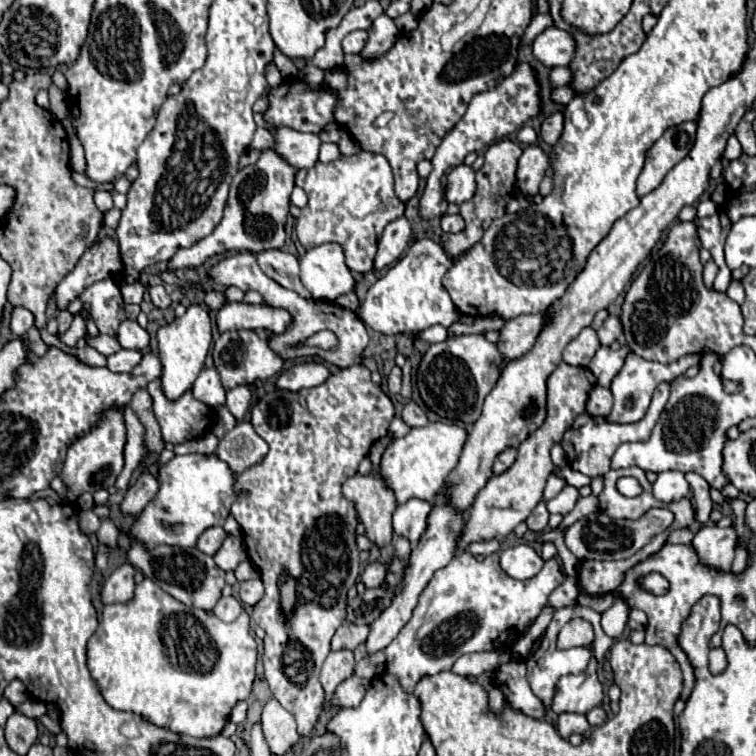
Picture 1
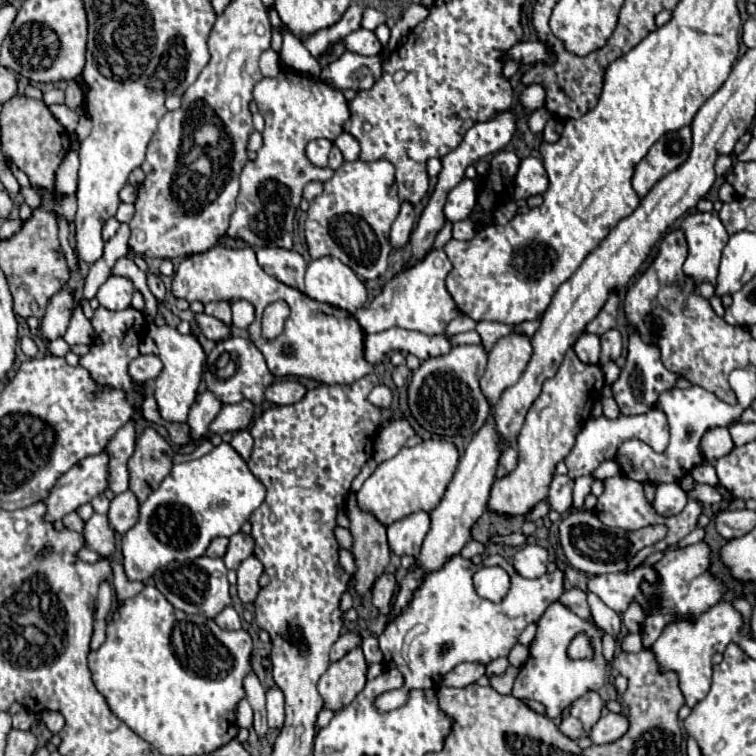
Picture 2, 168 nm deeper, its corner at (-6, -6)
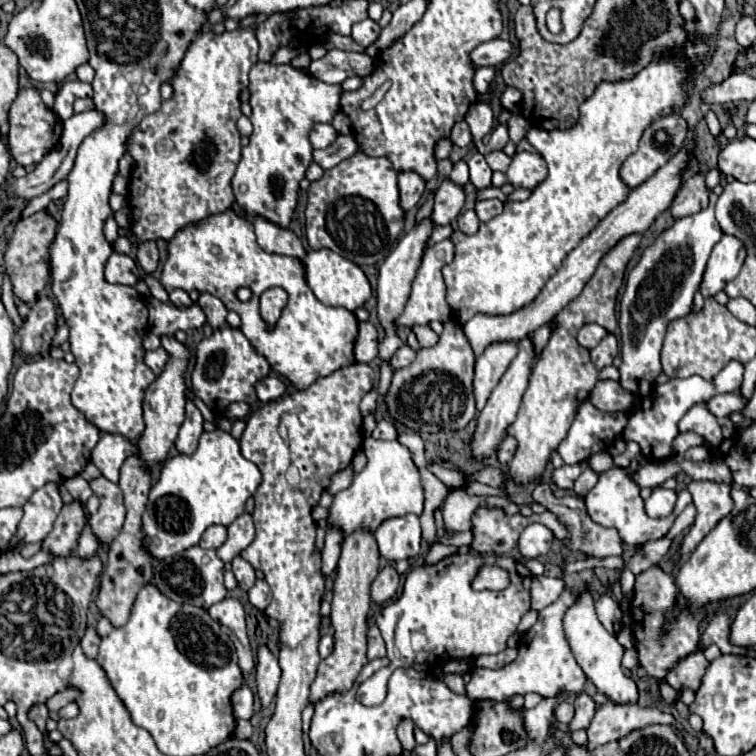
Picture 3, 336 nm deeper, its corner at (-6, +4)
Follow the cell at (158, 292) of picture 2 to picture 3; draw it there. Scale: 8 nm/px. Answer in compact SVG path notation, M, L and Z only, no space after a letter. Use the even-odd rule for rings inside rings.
M140 241L140 243L138 243L136 259L138 259L140 267L142 267L146 273L154 273L156 265L158 265L158 249L156 249L156 241Z

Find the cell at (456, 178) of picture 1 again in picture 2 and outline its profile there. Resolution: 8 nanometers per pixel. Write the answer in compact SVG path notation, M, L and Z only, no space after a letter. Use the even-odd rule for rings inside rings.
M462 179L448 193L448 203L444 207L444 215L452 223L462 221L462 219L468 219L474 205L476 205L476 179Z

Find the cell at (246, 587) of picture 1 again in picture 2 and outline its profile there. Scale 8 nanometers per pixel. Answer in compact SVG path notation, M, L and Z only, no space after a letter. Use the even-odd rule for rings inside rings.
M254 555L238 567L238 597L242 599L242 603L254 603L254 599L258 597L258 579L262 571L262 563Z

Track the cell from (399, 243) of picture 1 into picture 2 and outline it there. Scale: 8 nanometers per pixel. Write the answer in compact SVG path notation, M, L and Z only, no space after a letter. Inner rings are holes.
M402 203L400 215L392 223L392 229L390 229L390 243L396 251L402 249L410 241L410 235L412 235L412 229L414 229L414 219L416 219L414 207L410 203Z

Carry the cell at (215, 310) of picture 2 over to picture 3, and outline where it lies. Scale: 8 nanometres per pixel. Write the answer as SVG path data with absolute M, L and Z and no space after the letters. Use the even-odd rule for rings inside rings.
M202 293L200 299L198 299L198 305L202 307L202 311L206 315L206 323L212 329L218 329L218 327L224 327L226 325L228 309L224 307L224 303L218 297L214 297L210 293Z

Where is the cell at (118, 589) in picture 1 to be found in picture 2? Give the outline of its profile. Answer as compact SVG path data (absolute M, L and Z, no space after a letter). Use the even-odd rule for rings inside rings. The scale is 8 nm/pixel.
M222 443L214 447L208 455L184 463L176 463L166 479L160 483L156 491L142 503L138 523L122 537L122 555L124 555L124 571L130 581L146 581L158 567L168 565L170 561L186 561L202 557L206 547L214 537L230 537L240 531L242 523L248 521L250 513L260 507L264 501L266 489L260 481L254 479L246 461L228 445Z

